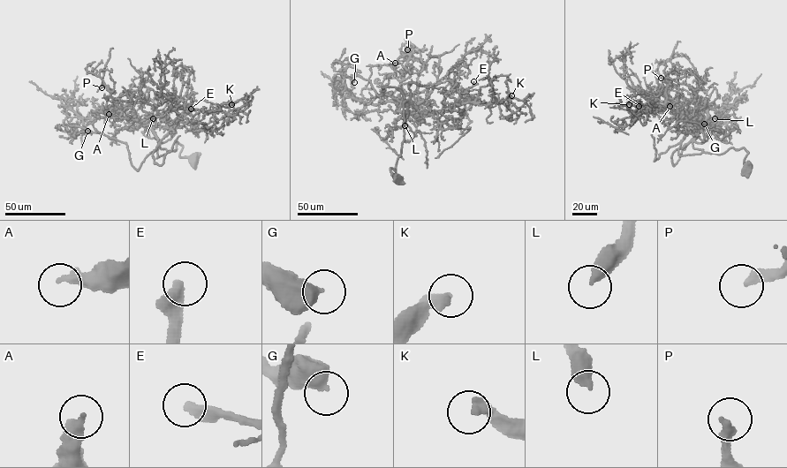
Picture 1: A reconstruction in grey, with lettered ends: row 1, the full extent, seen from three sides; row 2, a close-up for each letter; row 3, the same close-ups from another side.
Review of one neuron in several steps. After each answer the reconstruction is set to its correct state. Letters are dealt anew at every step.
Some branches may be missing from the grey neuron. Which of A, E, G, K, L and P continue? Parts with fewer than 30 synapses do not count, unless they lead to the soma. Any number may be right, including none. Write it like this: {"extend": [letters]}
{"extend": ["E", "K", "P"]}

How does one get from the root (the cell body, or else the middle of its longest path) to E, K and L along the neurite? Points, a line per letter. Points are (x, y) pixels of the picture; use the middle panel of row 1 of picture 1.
E: (397, 178), (390, 169), (396, 171), (402, 148), (404, 102), (408, 100), (423, 113), (441, 113), (473, 81)
K: (397, 178), (390, 169), (396, 171), (402, 148), (405, 101), (436, 114), (511, 95)
L: (397, 178), (390, 169), (396, 171), (402, 148), (404, 116), (407, 113), (404, 112), (395, 124), (404, 125)

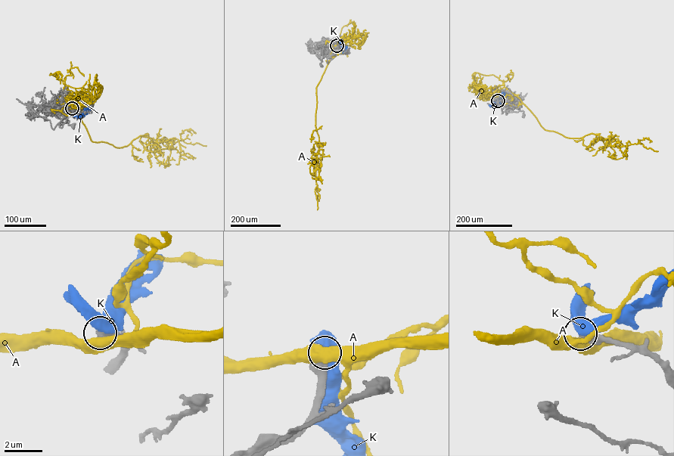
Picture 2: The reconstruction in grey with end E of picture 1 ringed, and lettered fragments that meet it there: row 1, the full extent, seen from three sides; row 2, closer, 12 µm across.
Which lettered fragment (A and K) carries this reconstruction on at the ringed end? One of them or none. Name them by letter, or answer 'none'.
none

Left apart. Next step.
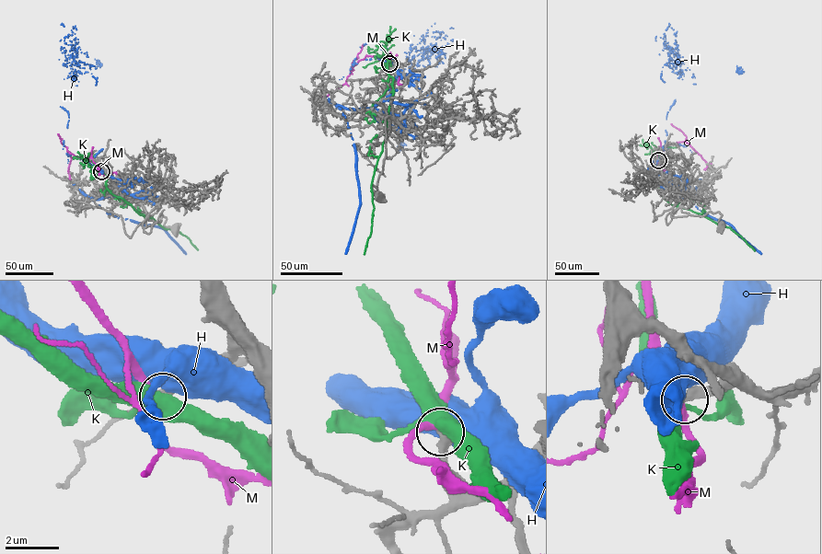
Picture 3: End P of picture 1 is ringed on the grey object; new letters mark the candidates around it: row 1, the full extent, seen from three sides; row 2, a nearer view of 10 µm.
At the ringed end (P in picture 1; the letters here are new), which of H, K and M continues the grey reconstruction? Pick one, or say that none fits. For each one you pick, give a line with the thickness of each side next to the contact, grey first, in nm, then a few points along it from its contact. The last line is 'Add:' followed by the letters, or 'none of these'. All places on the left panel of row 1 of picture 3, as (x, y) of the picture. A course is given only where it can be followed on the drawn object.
Add: none of these

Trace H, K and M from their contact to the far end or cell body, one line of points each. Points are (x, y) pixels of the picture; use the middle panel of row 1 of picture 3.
H: (389, 64), (398, 74), (387, 98), (374, 108), (336, 107), (344, 115), (353, 140), (360, 204), (345, 254)
K: (389, 63), (392, 66), (389, 61), (387, 67), (393, 90), (382, 152), (371, 186), (371, 232), (364, 254)
M: (389, 63), (389, 55), (383, 60), (365, 55), (353, 67), (345, 83), (322, 99), (322, 97)

